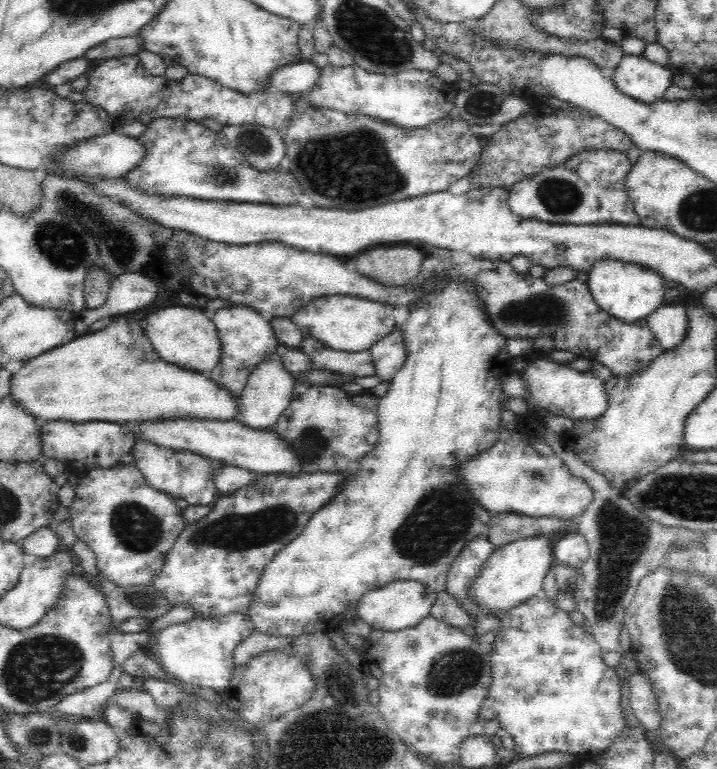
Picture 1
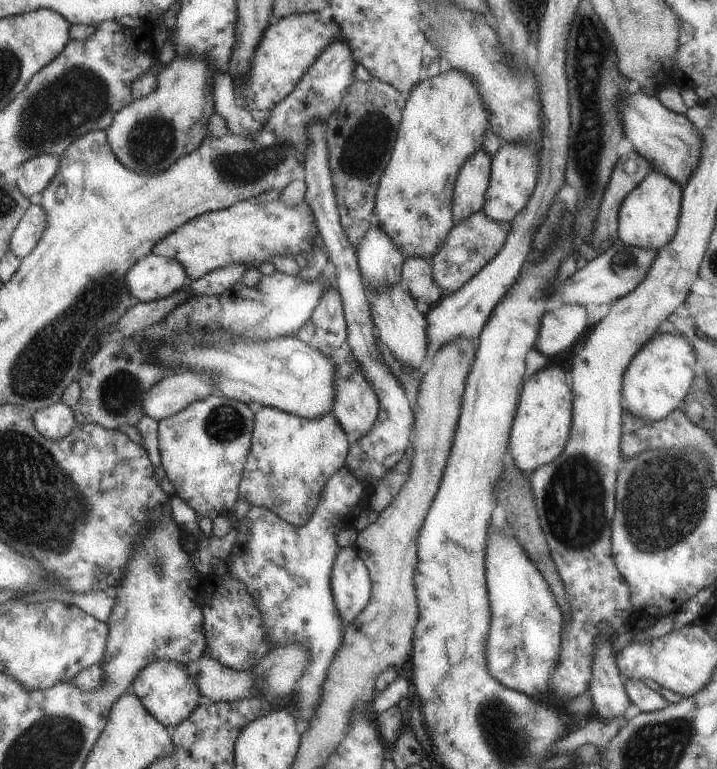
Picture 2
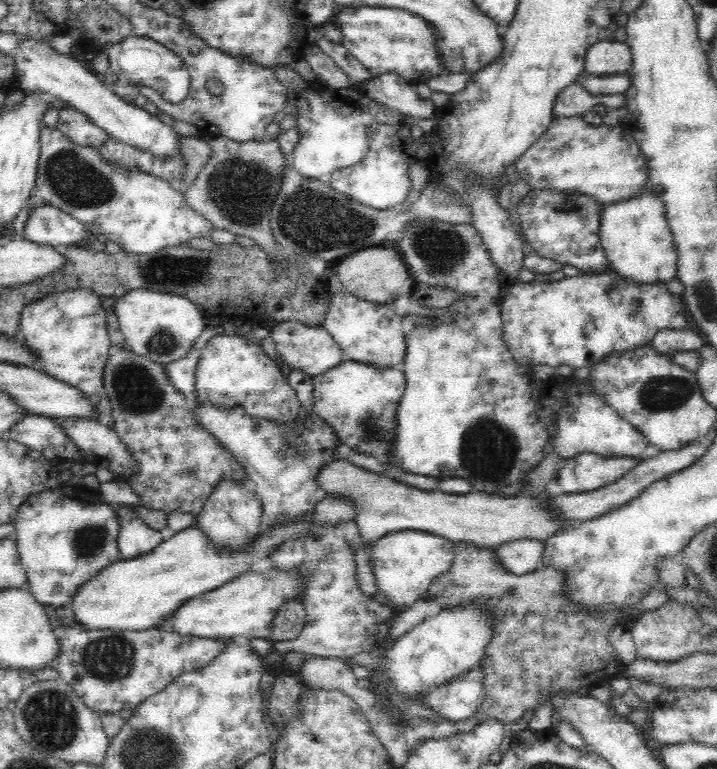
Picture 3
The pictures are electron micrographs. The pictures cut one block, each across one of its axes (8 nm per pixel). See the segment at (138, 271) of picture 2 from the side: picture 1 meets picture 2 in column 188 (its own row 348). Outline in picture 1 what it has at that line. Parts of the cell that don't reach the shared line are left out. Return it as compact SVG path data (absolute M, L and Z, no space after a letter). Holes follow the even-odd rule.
M276 348L270 358L260 362L250 373L246 386L239 394L239 409L234 420L249 426L252 430L271 430L280 418L280 415L288 408L292 400L292 391L296 379L283 365L281 348Z

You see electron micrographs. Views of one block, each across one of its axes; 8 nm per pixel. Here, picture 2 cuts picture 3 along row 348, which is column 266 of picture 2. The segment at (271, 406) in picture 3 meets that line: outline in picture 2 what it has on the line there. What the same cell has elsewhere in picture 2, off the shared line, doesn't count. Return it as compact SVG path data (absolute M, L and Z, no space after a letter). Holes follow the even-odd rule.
M252 198L225 209L195 216L159 240L151 252L178 261L184 267L189 280L195 281L230 263L242 263L248 269L253 269L264 262L272 262L274 256L289 259L301 254L306 257L316 244L320 246L321 240L315 231L315 216L305 201L289 205L282 199L276 199L256 204Z

